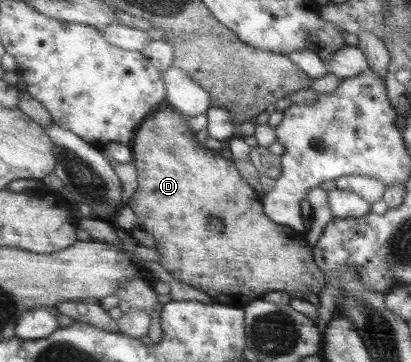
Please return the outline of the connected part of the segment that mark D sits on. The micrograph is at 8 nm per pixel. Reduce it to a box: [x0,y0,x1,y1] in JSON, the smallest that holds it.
[126,104,324,308]

